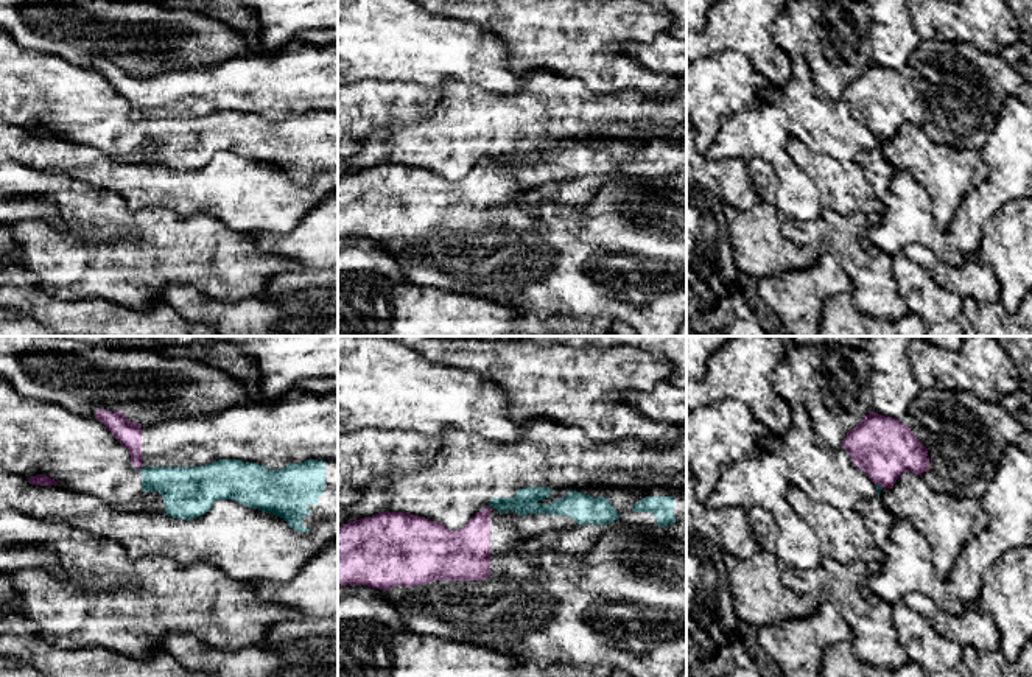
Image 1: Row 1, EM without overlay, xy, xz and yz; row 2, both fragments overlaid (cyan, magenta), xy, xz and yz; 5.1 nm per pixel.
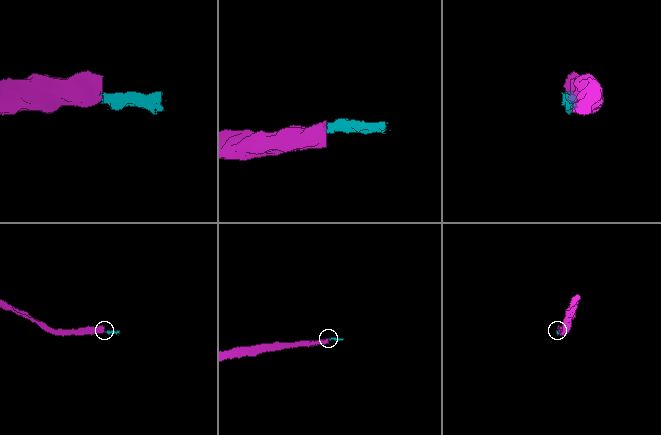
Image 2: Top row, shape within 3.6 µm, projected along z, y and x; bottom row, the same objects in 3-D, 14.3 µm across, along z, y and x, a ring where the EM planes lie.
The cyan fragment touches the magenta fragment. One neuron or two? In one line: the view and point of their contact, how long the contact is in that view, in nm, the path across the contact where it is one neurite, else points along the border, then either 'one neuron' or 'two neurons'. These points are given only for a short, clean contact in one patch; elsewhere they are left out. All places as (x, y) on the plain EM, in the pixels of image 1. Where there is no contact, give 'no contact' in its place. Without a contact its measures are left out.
xy (142, 119) | 30 nm | along xy (142, 119), (139, 120) | two neurons

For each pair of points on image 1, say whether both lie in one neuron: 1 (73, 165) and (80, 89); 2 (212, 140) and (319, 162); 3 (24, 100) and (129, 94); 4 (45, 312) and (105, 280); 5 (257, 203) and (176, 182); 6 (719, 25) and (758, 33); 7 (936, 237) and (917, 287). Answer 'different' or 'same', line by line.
1: different
2: same
3: different
4: different
5: same
6: same
7: different

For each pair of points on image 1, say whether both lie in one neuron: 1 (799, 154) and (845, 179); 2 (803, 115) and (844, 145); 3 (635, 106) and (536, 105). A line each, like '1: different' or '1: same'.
1: same
2: same
3: same

